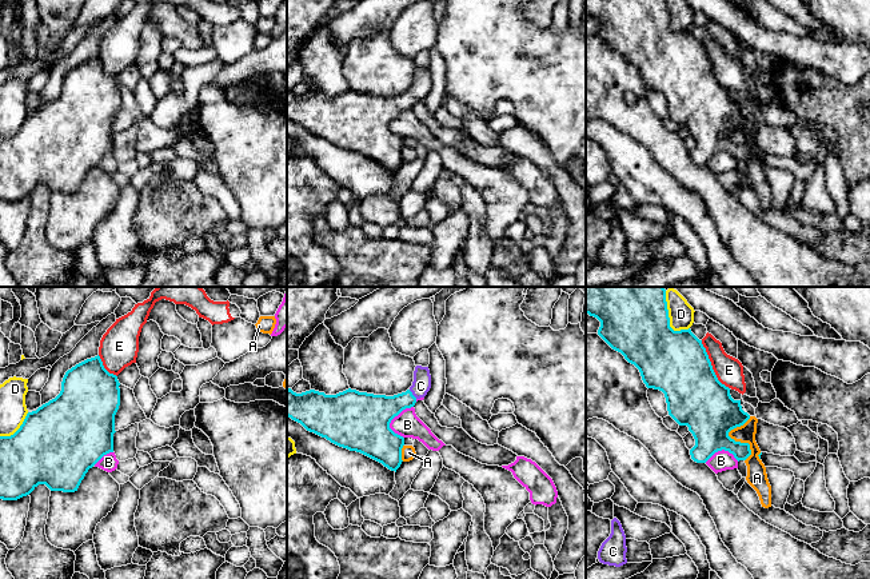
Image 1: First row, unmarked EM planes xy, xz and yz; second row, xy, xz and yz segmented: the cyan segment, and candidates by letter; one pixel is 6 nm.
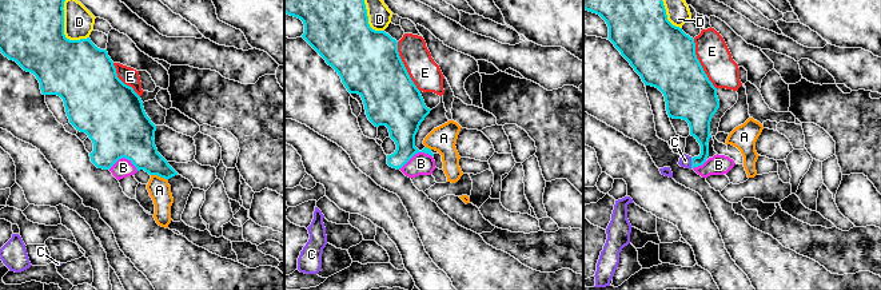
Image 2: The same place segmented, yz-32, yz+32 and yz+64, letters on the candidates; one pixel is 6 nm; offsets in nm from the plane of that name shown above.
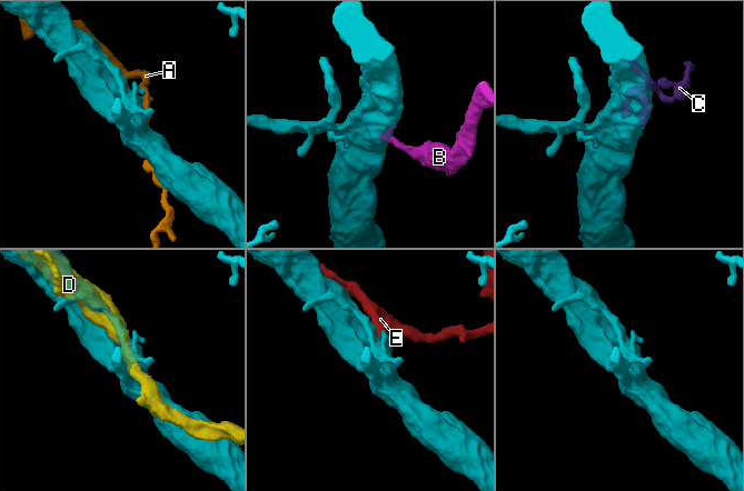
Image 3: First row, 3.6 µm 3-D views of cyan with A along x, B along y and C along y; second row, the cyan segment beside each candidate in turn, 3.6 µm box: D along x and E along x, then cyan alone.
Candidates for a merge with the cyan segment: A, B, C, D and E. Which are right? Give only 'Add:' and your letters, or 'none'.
Add: C

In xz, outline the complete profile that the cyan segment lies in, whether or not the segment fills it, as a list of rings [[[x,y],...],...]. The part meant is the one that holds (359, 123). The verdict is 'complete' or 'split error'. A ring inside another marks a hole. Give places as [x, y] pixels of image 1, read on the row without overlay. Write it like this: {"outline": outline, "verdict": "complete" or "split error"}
{"outline": [[[416,67],[412,87],[402,95],[394,97],[374,96],[346,91],[336,96],[326,96],[315,91],[302,95],[287,91],[287,117],[300,124],[307,132],[326,139],[331,144],[360,153],[395,172],[402,165],[402,149],[404,139],[390,129],[391,121],[403,111],[415,107],[416,101],[424,99],[431,89],[431,76],[428,68]]], "verdict": "split error"}

